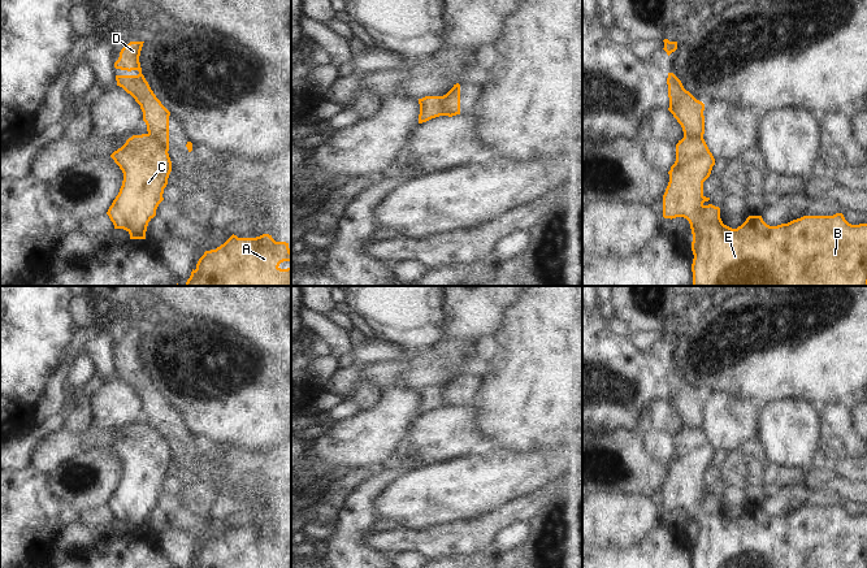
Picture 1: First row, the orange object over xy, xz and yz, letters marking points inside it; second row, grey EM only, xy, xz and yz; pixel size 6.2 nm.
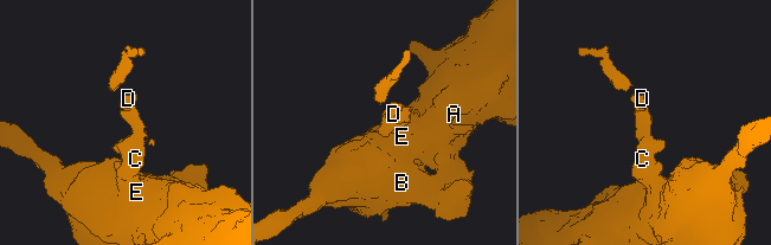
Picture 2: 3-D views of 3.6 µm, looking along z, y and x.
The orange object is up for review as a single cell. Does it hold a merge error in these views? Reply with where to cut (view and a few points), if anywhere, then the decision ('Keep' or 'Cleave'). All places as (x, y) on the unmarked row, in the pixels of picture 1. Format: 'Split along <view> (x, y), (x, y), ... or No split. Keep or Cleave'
Split along xy (147, 425), (167, 442). Cleave.

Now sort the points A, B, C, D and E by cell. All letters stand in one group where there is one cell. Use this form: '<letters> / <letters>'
A B C E / D

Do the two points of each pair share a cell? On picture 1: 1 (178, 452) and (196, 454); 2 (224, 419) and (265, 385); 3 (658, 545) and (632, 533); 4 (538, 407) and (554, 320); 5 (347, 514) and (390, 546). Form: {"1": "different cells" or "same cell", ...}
{"1": "different cells", "2": "same cell", "3": "different cells", "4": "same cell", "5": "different cells"}

